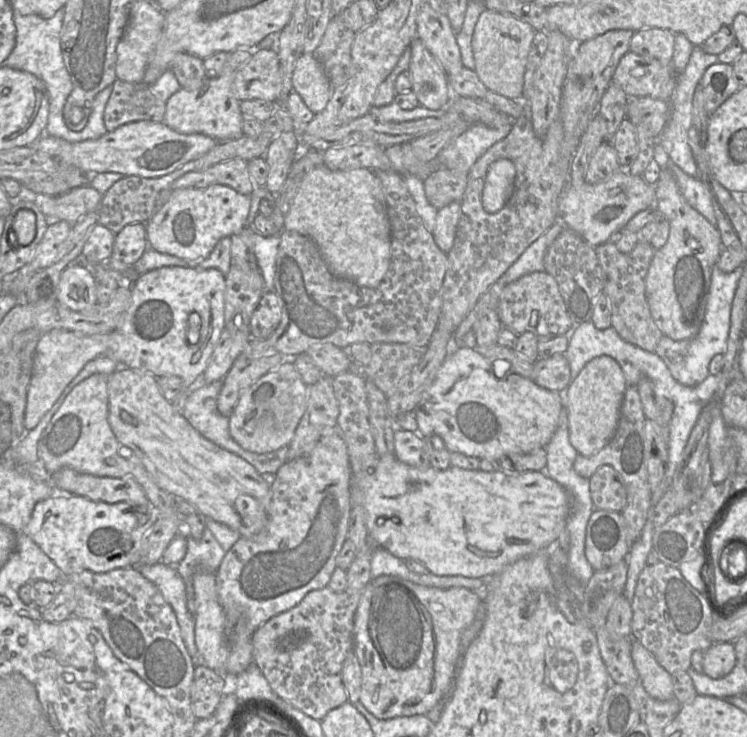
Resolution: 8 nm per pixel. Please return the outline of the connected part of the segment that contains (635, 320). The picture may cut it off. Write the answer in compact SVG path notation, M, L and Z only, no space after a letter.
M614 241L594 249L605 276L602 294L607 297L611 306L611 327L626 342L648 352L655 352L663 333L651 316L645 296L645 279L655 250L649 243L638 242L629 253L621 253Z

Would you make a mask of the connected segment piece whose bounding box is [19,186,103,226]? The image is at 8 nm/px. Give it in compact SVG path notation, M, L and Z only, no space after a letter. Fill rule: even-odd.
M23 186L19 198L33 202L51 221L66 221L71 226L89 212L97 212L103 195L91 186L81 186L63 195L34 193Z

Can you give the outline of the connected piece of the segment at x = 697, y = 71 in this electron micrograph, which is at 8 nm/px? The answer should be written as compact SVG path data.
M694 46L688 64L677 77L677 85L671 98L671 110L665 128L658 137L658 142L665 152L683 172L699 178L699 170L689 144L689 131L693 126L693 98L696 88L706 69L718 62L718 56L706 53L702 46Z

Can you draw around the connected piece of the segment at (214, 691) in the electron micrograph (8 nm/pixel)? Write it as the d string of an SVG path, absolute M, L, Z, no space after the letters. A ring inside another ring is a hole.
M196 665L191 686L191 709L197 719L210 717L223 697L223 674Z

